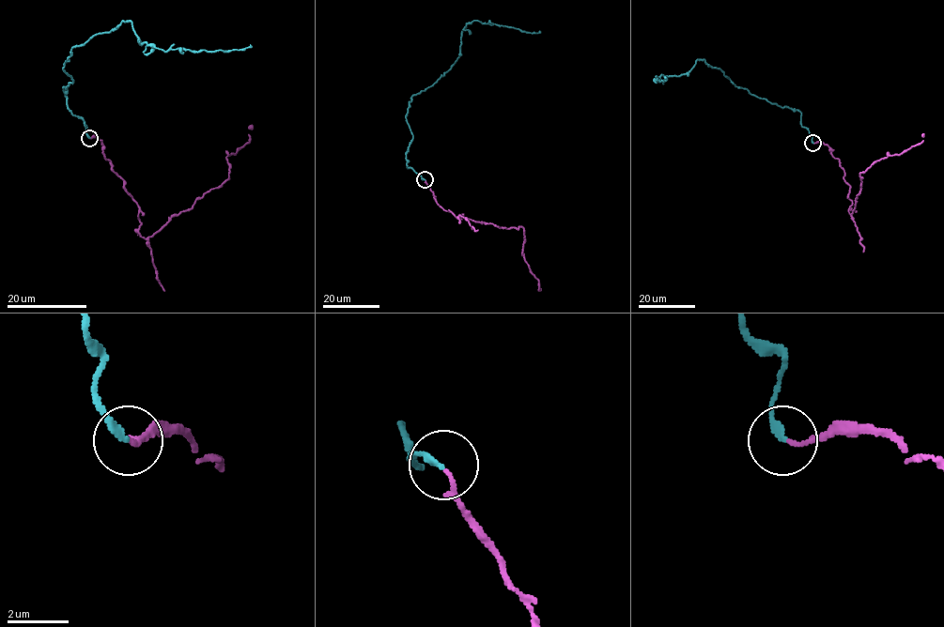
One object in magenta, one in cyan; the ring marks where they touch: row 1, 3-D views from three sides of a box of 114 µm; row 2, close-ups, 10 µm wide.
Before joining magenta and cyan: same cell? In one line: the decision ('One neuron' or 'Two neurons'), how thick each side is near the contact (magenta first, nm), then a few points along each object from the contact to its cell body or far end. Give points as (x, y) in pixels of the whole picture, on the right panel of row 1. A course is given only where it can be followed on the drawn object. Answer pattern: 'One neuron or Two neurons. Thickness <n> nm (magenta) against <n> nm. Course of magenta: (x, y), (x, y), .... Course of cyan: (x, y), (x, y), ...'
One neuron. Thickness 130 nm (magenta) against 220 nm. Course of magenta: (812, 143), (826, 144), (839, 160), (850, 186), (850, 214), (861, 173), (919, 145), (923, 134). Course of cyan: (812, 143), (799, 111), (735, 86), (704, 59), (696, 60), (686, 73), (665, 77)

